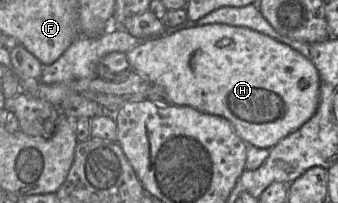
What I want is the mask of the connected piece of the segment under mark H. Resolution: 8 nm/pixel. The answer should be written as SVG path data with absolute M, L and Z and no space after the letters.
M221 23L187 27L162 34L162 36L143 40L140 44L127 51L126 57L133 71L143 75L151 84L159 84L165 88L168 103L177 106L192 107L200 112L219 116L227 120L247 145L252 145L257 148L271 149L285 136L300 128L314 115L320 101L320 77L312 61L290 46L247 27L231 26Z

